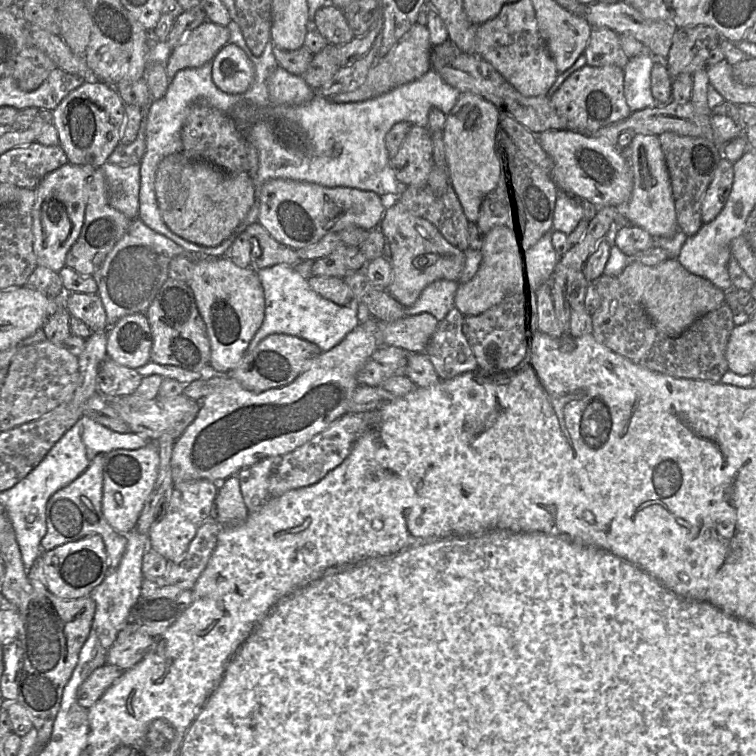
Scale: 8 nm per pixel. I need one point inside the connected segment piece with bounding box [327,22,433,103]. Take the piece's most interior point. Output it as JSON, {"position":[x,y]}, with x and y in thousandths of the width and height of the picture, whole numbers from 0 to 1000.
{"position":[541,78]}

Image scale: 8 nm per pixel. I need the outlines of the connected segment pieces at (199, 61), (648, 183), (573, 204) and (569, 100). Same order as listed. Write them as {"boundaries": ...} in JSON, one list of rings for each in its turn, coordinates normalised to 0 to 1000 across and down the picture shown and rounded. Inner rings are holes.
{"boundaries":[[[[271,28],[231,61],[218,86],[224,108],[241,91],[262,90],[282,79],[304,52],[299,34]]],[[[840,177],[833,190],[833,220],[837,249],[833,263],[823,275],[833,298],[856,306],[864,315],[890,313],[898,303],[886,233],[870,180]]],[[[739,253],[733,278],[731,303],[753,311],[767,292],[772,290],[780,292],[787,286],[788,276],[790,274],[779,267],[771,267]]],[[[813,86],[772,87],[757,97],[728,127],[737,149],[747,157],[753,173],[782,179],[795,169],[824,159],[836,149],[825,126],[825,93]]]]}

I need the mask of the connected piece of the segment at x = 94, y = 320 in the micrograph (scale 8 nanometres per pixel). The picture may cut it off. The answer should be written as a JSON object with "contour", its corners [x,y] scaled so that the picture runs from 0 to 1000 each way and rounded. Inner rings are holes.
{"contour":[[[89,386],[86,406],[93,417],[108,423],[122,439],[143,437],[140,413],[128,388]]]}

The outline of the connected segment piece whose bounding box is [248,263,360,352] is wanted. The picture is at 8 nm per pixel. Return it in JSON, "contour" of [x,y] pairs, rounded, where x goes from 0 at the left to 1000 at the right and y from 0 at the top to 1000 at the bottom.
{"contour":[[[365,349],[340,357],[340,364],[349,385],[351,417],[347,430],[328,458],[328,464],[335,463],[353,444],[373,440],[410,451],[430,466],[447,456],[476,429],[471,398],[467,398],[467,394],[458,405],[448,405],[427,394],[413,384],[407,369],[384,351]]]}

